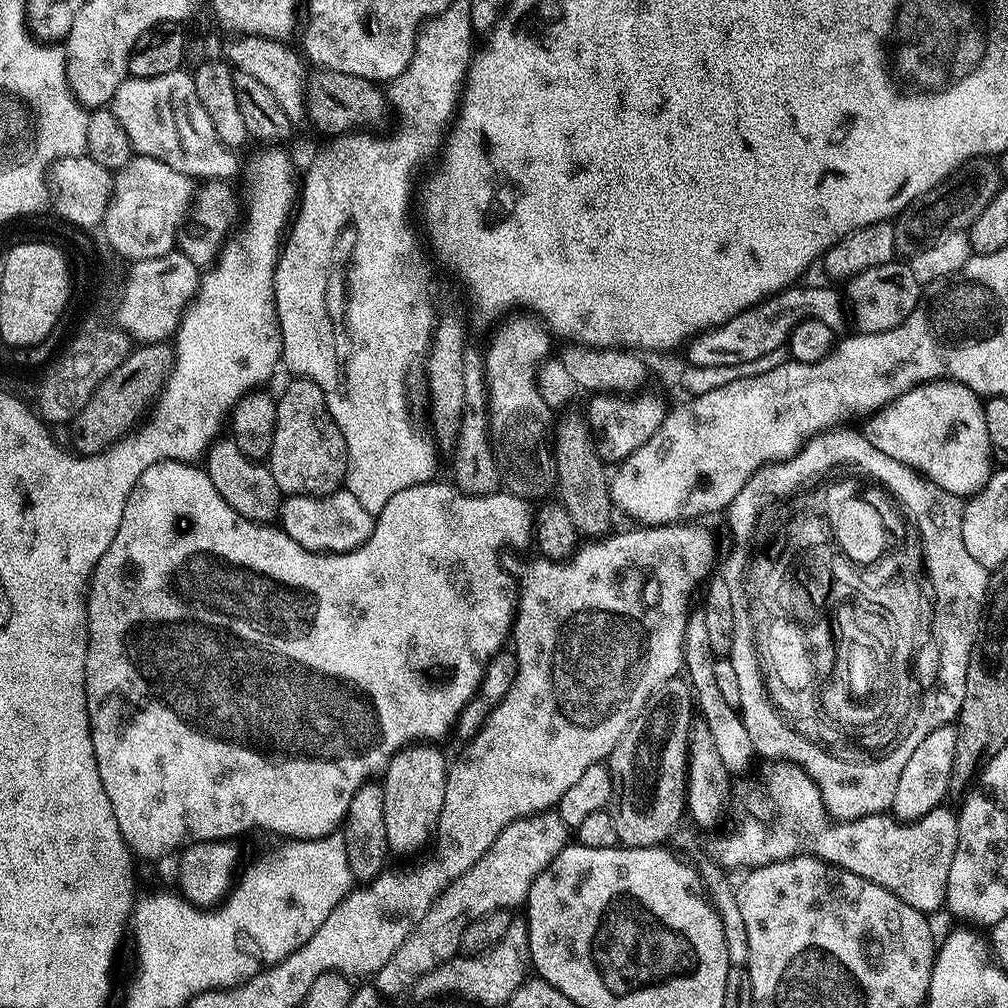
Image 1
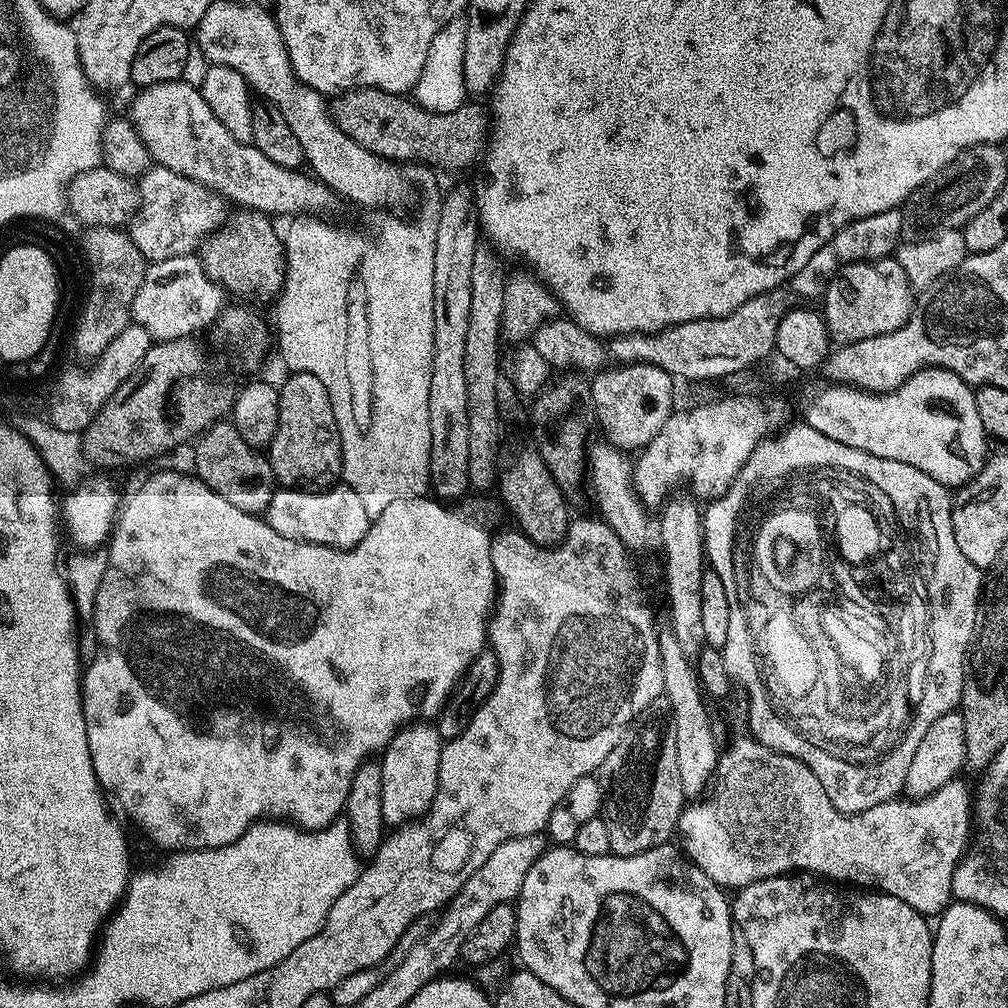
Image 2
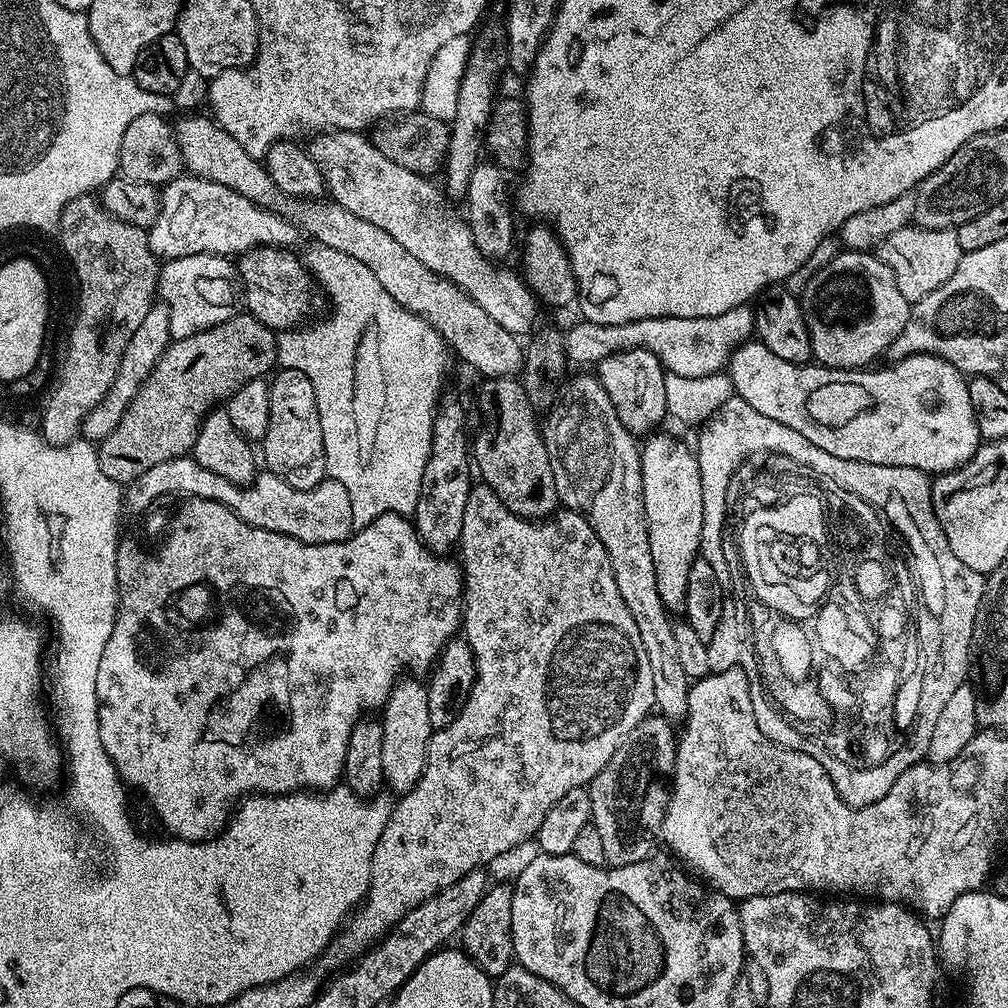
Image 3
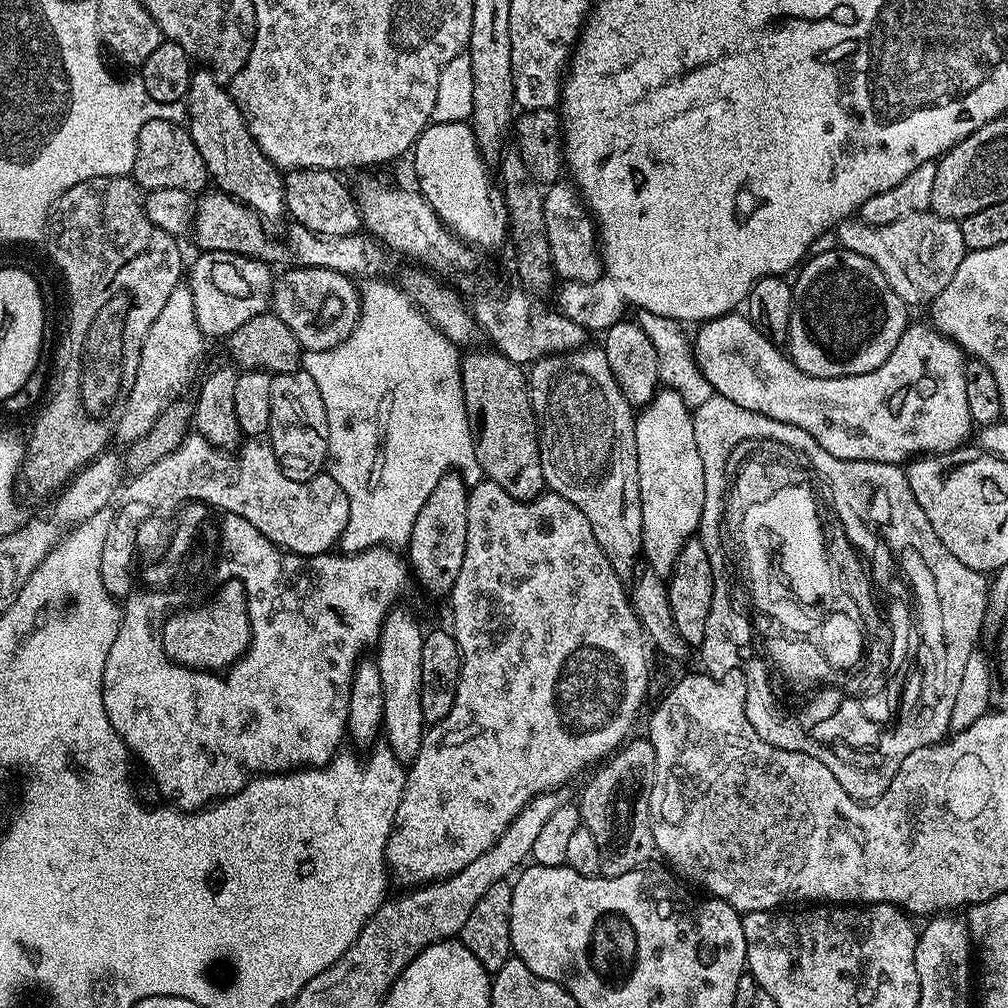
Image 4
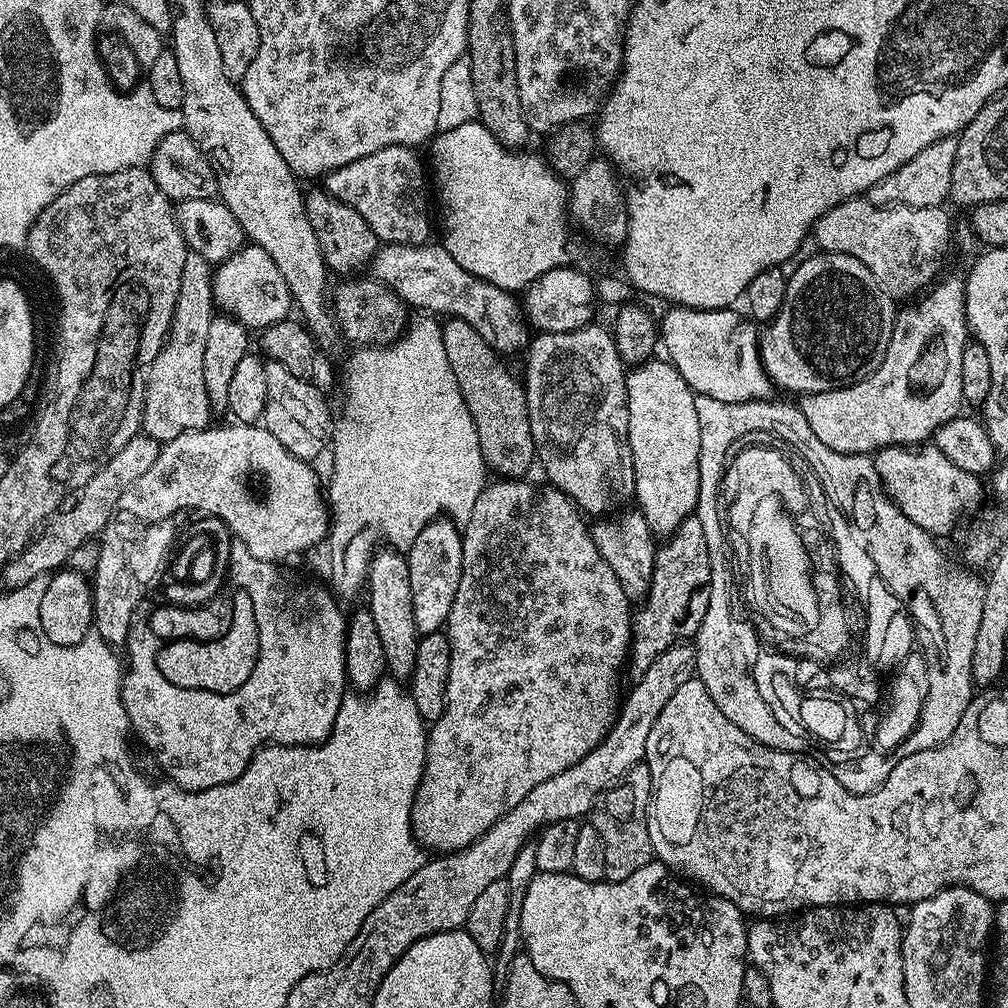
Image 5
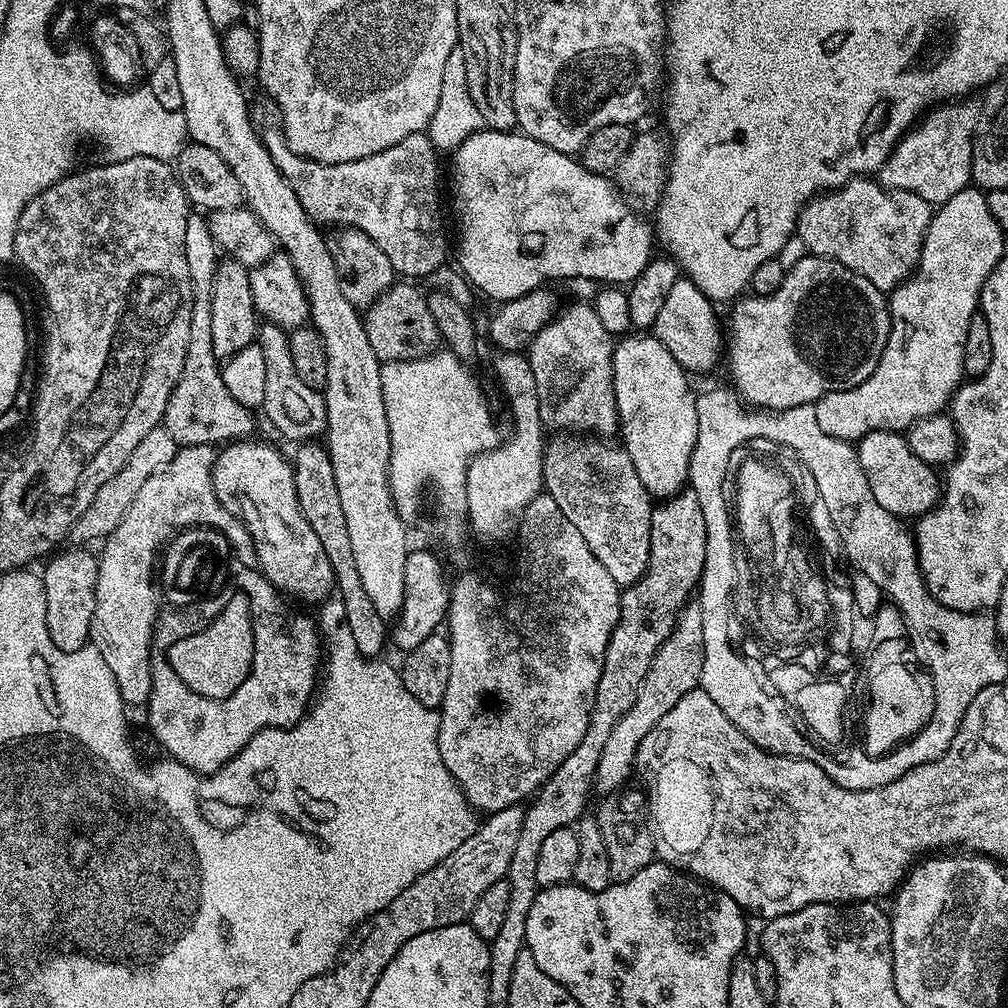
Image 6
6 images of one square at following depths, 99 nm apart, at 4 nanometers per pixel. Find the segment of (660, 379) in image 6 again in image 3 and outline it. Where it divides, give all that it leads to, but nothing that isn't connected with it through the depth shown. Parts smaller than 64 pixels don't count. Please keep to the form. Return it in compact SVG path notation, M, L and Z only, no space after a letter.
M652 434L643 441L640 453L642 478L644 479L644 517L648 519L648 537L650 552L654 558L654 572L658 582L658 592L665 608L683 609L688 603L688 583L692 563L700 556L700 539L702 538L702 478L698 470L696 453L680 440L672 436Z

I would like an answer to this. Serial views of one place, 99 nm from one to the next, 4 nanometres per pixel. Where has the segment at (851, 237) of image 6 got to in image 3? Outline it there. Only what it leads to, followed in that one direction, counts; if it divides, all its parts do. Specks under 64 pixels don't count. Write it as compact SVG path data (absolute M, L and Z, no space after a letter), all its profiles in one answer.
M909 226L896 230L890 238L883 240L878 255L886 262L886 266L890 266L890 270L894 270L902 298L915 302L926 298L930 290L938 290L938 286L942 286L942 282L946 282L946 278L950 278L950 274L958 270L962 253L955 231Z

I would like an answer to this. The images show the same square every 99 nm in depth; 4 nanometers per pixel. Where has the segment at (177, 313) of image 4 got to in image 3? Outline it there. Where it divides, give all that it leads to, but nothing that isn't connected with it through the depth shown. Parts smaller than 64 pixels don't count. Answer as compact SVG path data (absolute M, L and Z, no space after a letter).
M160 306L152 307L146 314L142 326L138 326L138 330L134 330L134 338L130 338L130 342L126 346L112 389L105 394L104 401L97 408L89 411L82 425L83 439L99 442L106 439L116 429L118 422L124 417L124 411L130 407L132 400L138 394L138 390L144 385L145 378L152 373L152 368L162 353L168 349L172 339L170 318L167 311Z

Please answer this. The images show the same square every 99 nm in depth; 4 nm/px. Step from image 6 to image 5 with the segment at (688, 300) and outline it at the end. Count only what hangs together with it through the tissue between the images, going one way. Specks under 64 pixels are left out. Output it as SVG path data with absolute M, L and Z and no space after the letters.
M672 306L667 310L658 324L662 348L697 396L718 398L718 402L748 402L752 394L754 400L762 400L762 394L773 395L774 385L760 361L758 328L747 315L739 316L735 307Z

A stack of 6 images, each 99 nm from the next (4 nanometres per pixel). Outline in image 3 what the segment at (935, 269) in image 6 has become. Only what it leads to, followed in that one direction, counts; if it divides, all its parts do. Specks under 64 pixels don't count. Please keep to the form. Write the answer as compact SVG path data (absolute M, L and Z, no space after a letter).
M921 352L917 356L897 359L895 363L893 368L882 368L878 372L868 372L872 370L825 368L815 362L785 364L782 358L777 358L777 360L731 360L727 365L726 372L732 377L735 395L741 396L751 408L758 410L761 414L766 414L767 418L774 418L775 422L782 422L784 426L790 426L790 430L798 430L798 434L808 438L820 450L826 450L826 454L834 454L834 458L846 458L847 460L870 462L882 466L906 466L907 468L917 468L919 472L929 474L951 474L963 469L982 443L982 437L974 418L974 410L970 406L970 390L964 373L959 372L953 364L942 358Z

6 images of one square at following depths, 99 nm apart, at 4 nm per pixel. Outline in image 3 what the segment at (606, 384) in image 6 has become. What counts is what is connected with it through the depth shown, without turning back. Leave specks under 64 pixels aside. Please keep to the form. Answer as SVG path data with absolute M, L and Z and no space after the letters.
M595 374L576 376L565 386L560 401L549 410L548 417L543 417L542 431L559 503L565 509L581 512L588 519L612 560L619 593L626 602L629 616L638 626L647 663L654 670L655 707L669 718L675 717L675 712L687 713L690 678L686 670L682 670L682 662L678 662L678 642L674 642L673 621L668 620L669 609L665 608L658 592L654 558L650 552L648 519L644 517L644 479L640 465L642 448L637 437L628 432L626 426L622 426L614 410L614 402L610 402L610 394L606 394L606 386L602 386L599 376Z

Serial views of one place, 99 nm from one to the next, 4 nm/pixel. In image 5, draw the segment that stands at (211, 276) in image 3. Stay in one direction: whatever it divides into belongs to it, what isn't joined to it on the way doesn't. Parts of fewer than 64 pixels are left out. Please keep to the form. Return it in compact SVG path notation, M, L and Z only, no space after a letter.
M254 243L239 248L233 256L215 265L212 299L217 309L241 320L249 330L263 330L274 322L287 320L294 308L286 278L282 278L278 266L274 266L274 258L270 258L264 248L259 248Z

